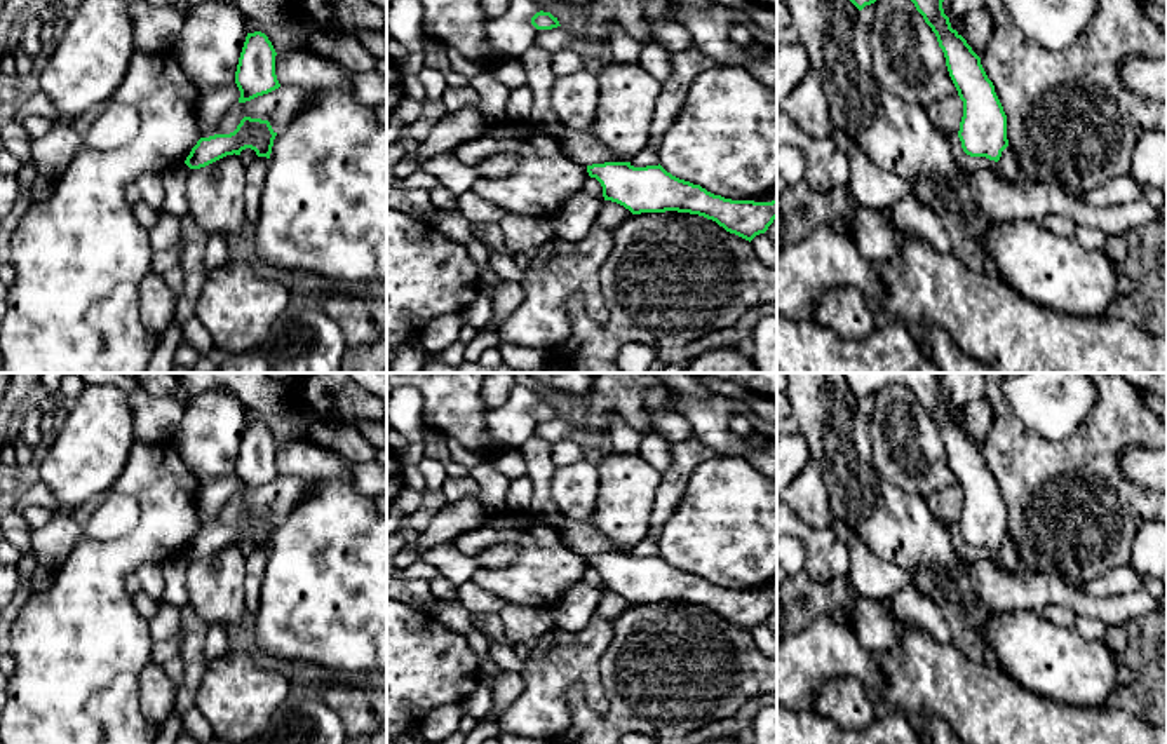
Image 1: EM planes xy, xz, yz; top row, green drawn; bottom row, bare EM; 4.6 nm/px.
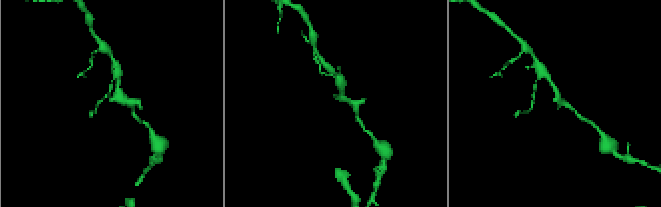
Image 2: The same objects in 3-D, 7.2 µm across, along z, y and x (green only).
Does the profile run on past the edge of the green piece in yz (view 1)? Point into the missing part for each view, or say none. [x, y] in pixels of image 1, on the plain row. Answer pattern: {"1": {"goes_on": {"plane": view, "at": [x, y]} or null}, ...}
{"1": {"goes_on": null}}

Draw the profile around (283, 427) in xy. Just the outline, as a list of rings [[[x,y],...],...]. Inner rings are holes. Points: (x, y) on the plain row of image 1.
[[[247,409],[246,418],[247,418],[247,423],[254,423],[254,422],[265,423],[277,444],[291,441],[296,434],[303,432],[301,425],[296,423],[289,413],[286,415],[258,413],[258,411]]]

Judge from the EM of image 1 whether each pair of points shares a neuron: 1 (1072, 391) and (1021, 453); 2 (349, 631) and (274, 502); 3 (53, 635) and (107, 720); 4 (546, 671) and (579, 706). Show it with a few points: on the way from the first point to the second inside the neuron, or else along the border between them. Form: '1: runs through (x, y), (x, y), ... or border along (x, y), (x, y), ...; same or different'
1: border along (1009, 405), (1045, 438), (1065, 439), (1079, 427); different
2: border along (310, 488), (277, 523); different
3: runs through (74, 656), (75, 689), (86, 699); same
4: border along (579, 685), (568, 690), (568, 725); different

